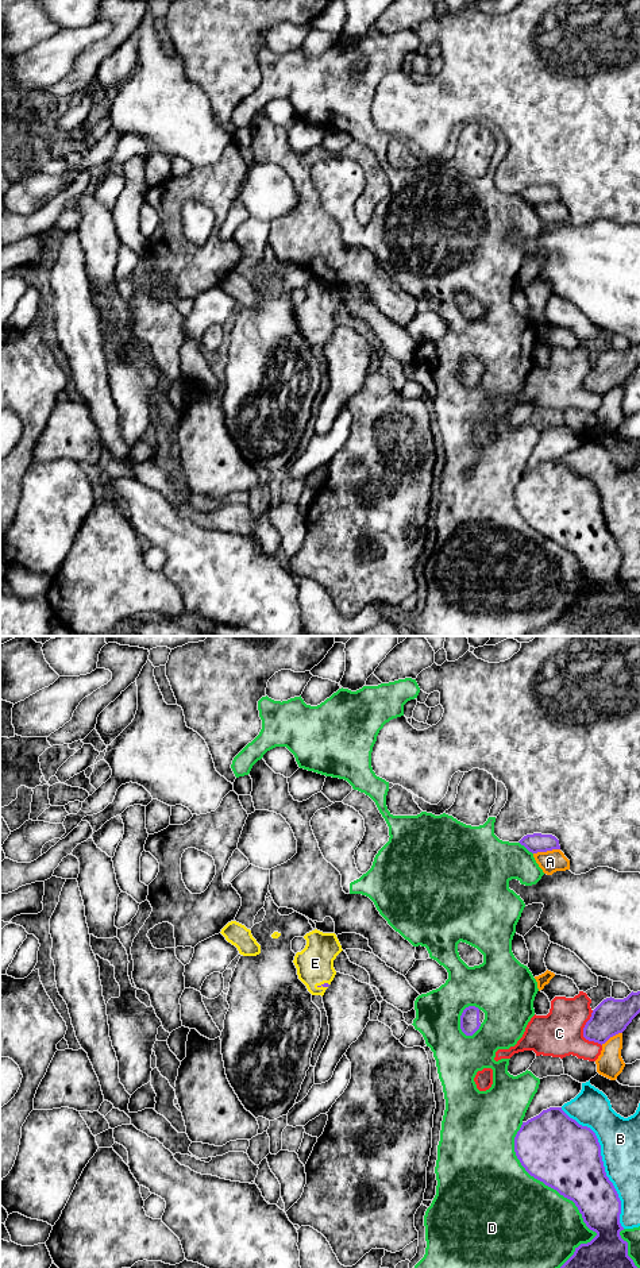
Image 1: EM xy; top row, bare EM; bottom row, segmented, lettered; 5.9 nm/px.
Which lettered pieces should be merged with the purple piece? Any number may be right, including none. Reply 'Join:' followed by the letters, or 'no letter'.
Join: E

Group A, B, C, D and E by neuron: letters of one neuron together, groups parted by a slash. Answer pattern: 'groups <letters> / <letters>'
groups A / B / C / D / E

